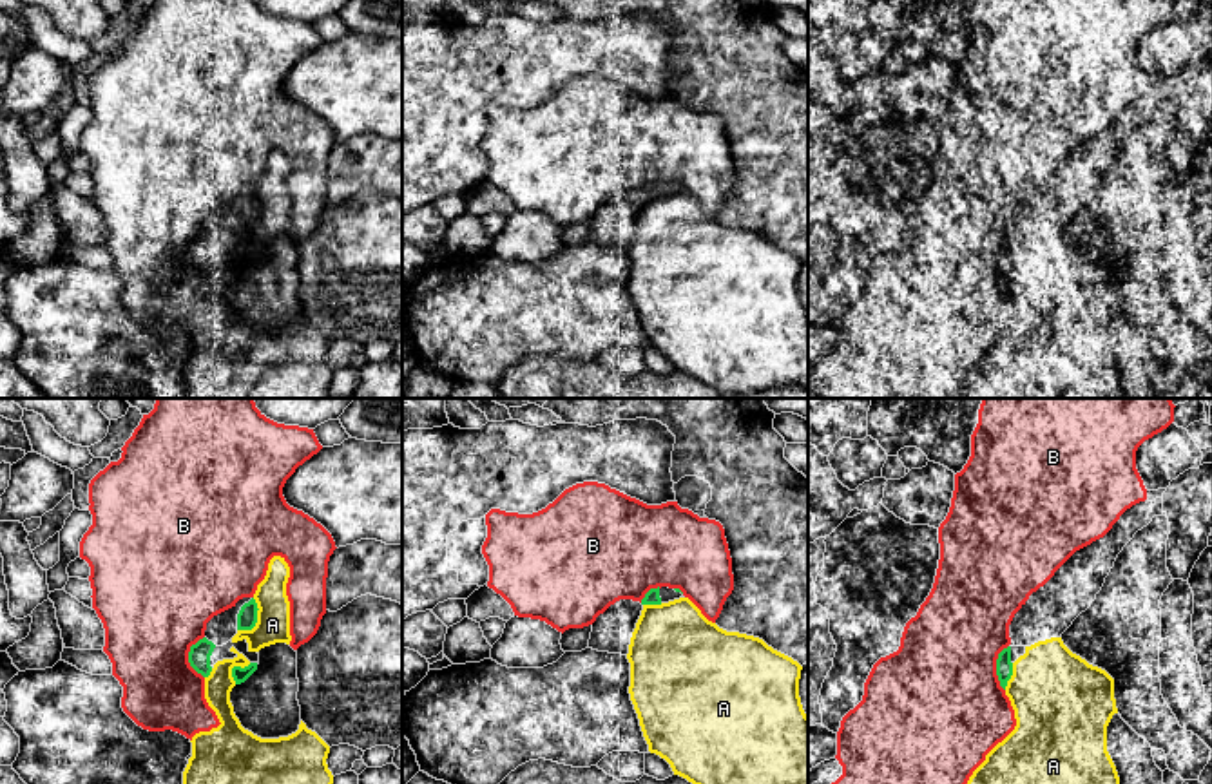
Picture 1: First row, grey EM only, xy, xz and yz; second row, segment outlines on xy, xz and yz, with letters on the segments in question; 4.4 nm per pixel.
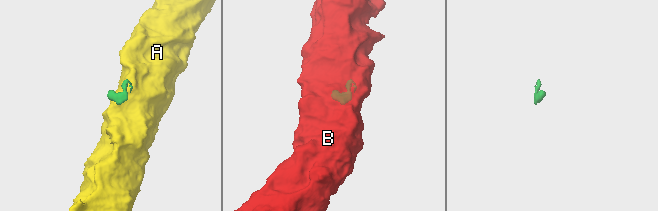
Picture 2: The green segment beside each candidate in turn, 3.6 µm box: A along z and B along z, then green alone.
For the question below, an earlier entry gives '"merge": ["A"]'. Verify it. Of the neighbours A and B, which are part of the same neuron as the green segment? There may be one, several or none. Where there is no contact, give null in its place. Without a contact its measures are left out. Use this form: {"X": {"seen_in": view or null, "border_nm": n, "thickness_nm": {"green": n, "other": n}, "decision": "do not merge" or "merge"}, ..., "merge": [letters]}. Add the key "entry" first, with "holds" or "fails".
{"entry": "fails", "A": {"seen_in": "xy", "border_nm": 170, "thickness_nm": {"green": 90, "other": 150}, "decision": "do not merge"}, "B": {"seen_in": "xy", "border_nm": 190, "thickness_nm": {"green": 100, "other": 460}, "decision": "do not merge"}, "merge": []}

